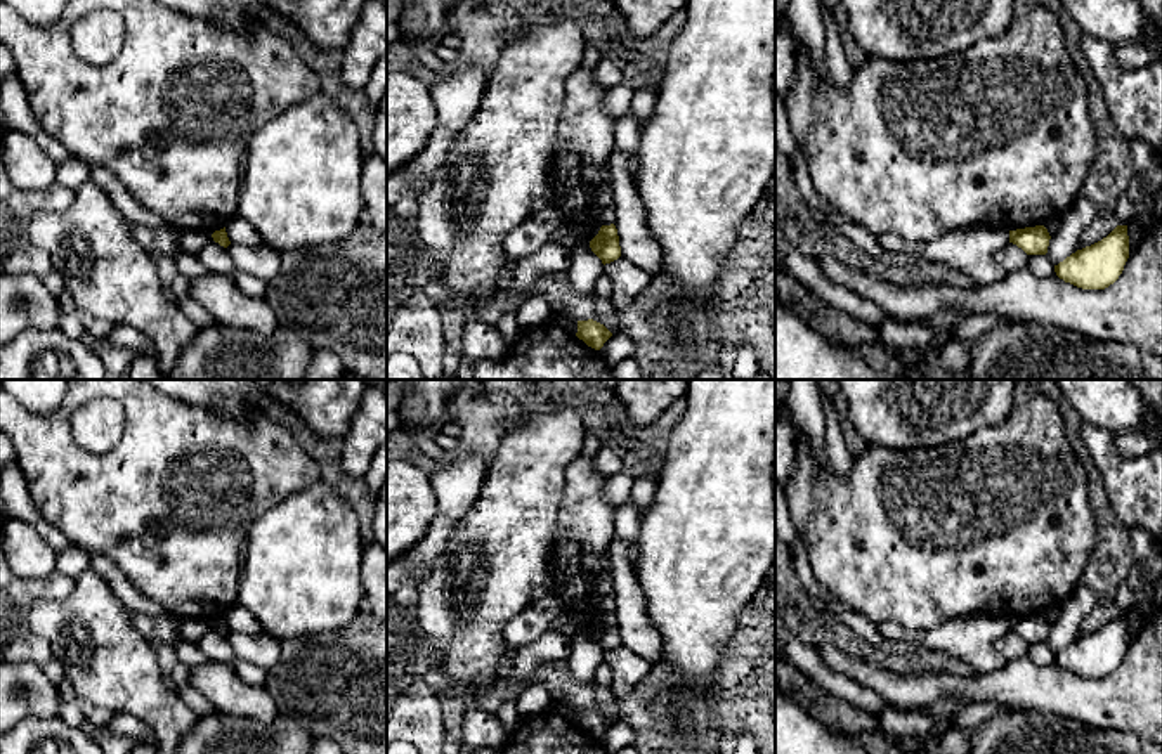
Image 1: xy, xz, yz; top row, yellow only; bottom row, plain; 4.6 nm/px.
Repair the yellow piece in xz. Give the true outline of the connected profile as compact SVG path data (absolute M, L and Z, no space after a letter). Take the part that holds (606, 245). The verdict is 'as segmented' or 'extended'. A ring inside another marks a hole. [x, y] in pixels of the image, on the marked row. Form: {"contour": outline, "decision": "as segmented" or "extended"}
{"contour": "M602 225L598 234L590 241L590 248L604 265L617 260L621 257L621 246L616 225Z", "decision": "as segmented"}

